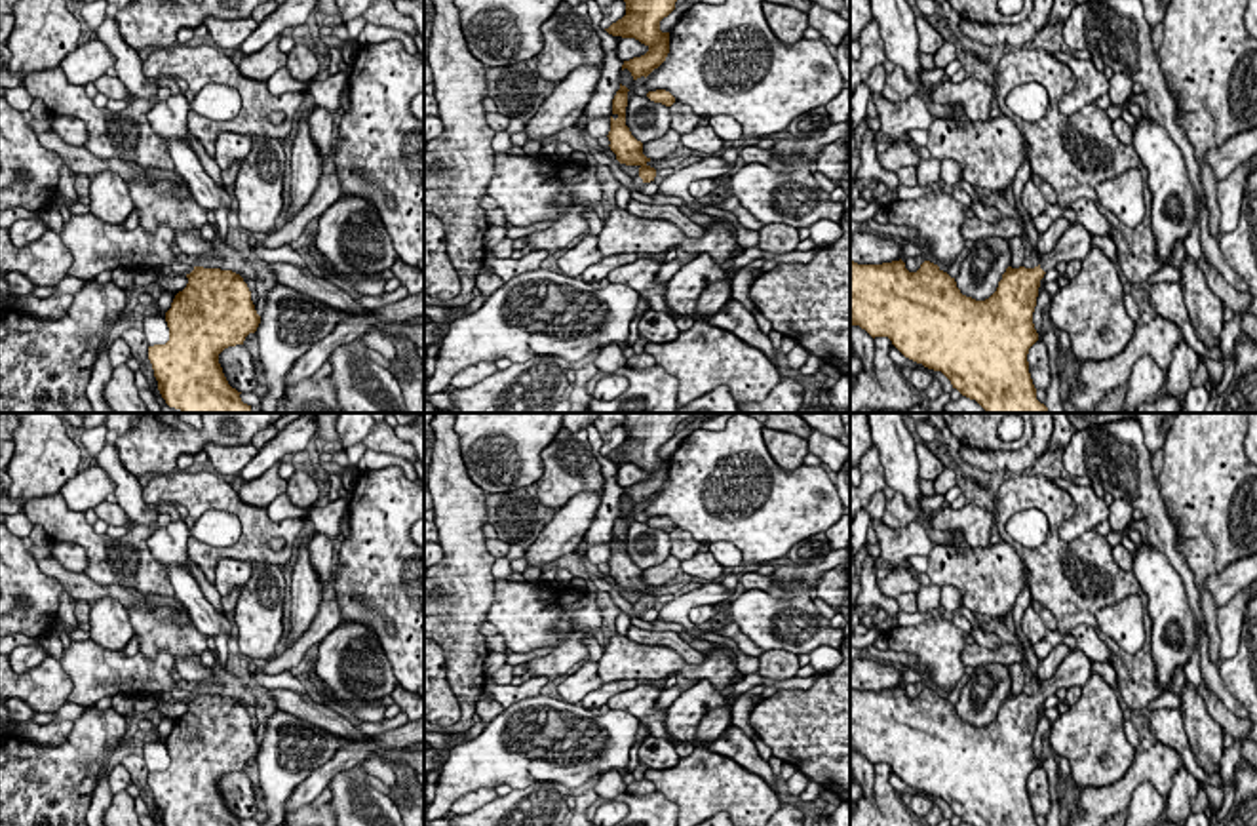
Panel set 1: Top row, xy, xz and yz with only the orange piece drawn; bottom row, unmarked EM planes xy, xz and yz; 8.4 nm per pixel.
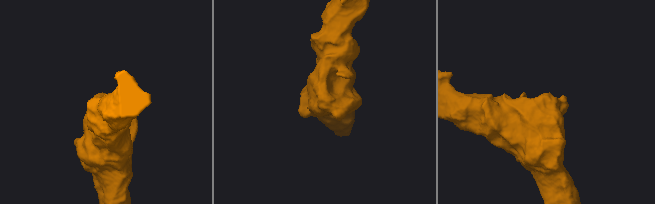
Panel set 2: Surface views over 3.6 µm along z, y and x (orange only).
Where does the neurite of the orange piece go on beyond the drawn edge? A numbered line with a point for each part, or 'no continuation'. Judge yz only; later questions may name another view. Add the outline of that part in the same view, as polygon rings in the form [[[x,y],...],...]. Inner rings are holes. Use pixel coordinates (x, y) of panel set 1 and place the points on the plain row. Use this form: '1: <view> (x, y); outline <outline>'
1: yz (1075, 668); outline [[[1073,649],[1061,662],[1055,674],[1042,681],[1040,695],[1046,698],[1050,695],[1055,695],[1059,689],[1069,687],[1082,687],[1092,676],[1092,660],[1080,651]]]

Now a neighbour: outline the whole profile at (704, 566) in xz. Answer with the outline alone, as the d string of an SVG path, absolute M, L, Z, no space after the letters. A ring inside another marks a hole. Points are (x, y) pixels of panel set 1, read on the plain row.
M698 552L694 558L683 560L679 569L688 577L698 577L704 580L717 579L725 571L711 552Z

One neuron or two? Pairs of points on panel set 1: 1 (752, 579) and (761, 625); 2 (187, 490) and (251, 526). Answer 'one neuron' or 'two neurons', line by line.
1: two neurons
2: one neuron

